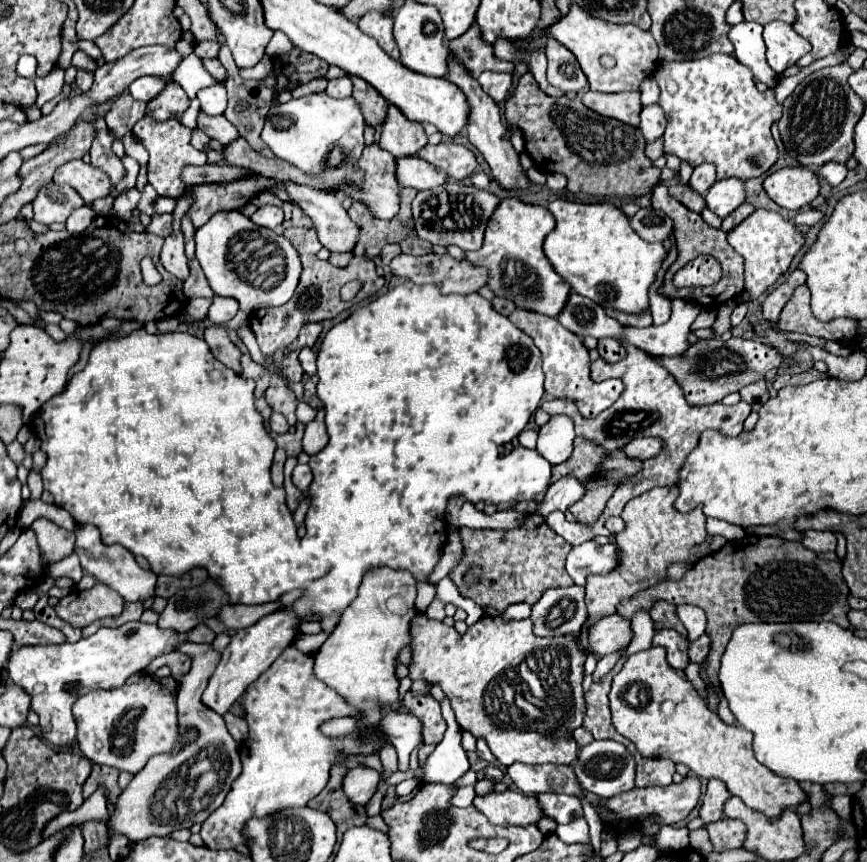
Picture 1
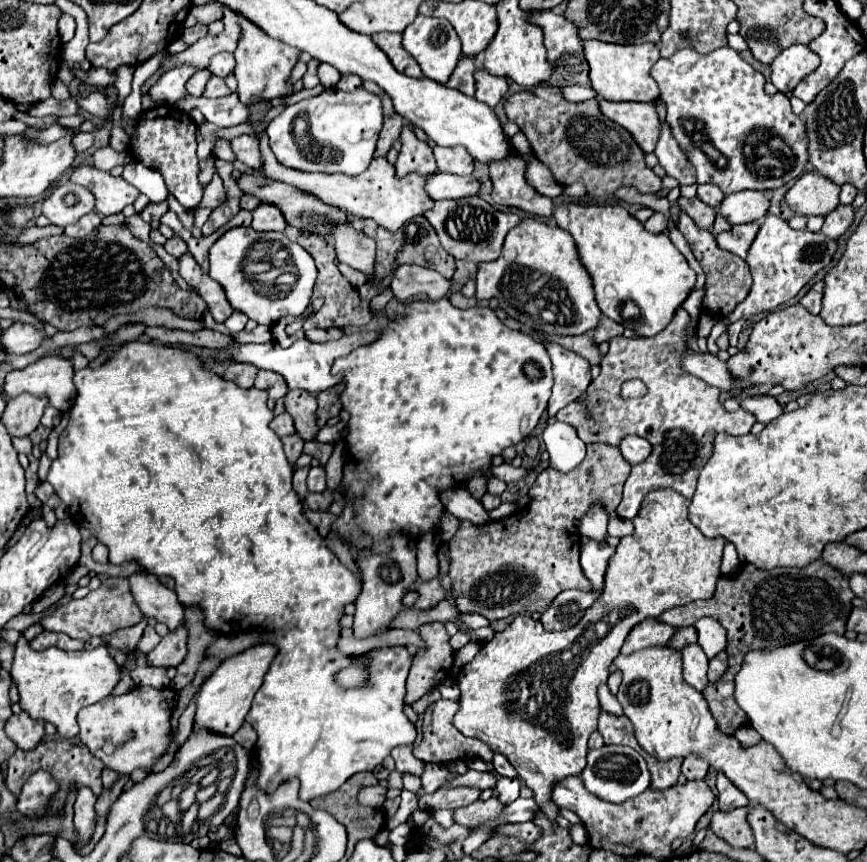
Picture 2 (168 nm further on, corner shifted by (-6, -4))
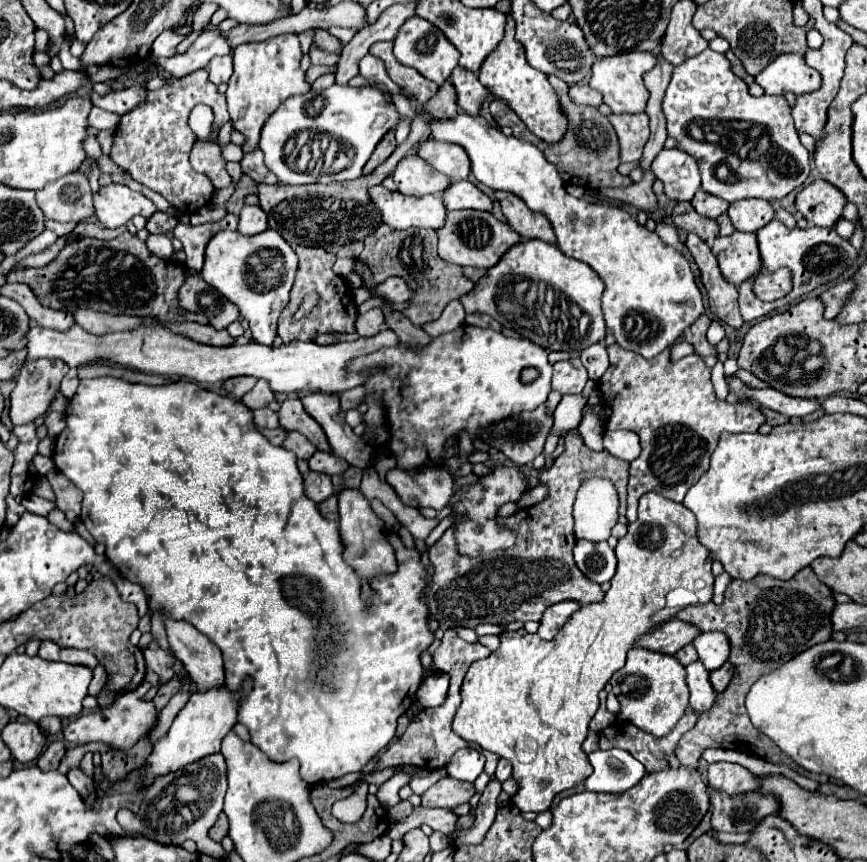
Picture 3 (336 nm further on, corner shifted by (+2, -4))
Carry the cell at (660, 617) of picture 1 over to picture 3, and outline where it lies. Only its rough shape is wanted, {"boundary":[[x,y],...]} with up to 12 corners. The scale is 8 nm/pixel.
{"boundary":[[694,645],[676,653],[684,667],[698,659]]}

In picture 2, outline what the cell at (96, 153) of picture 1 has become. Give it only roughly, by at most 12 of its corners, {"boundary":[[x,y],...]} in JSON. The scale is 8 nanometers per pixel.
{"boundary":[[92,91],[80,99],[90,115],[106,123],[110,111],[104,93]]}

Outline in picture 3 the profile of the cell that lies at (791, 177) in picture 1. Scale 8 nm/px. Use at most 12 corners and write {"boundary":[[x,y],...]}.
{"boundary":[[818,179],[796,197],[804,219],[834,227],[842,219],[844,193]]}

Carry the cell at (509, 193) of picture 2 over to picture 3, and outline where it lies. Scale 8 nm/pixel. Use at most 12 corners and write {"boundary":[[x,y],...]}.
{"boundary":[[498,191],[502,213],[524,239],[556,245],[544,215],[512,193]]}

